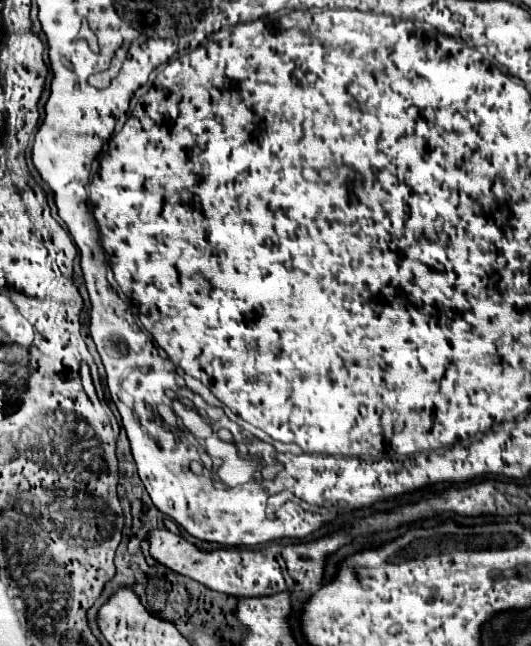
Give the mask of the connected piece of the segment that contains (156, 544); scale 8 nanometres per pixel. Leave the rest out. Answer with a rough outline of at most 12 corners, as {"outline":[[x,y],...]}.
{"outline":[[147,534],[165,568],[231,596],[285,592],[277,548],[201,552]]}

